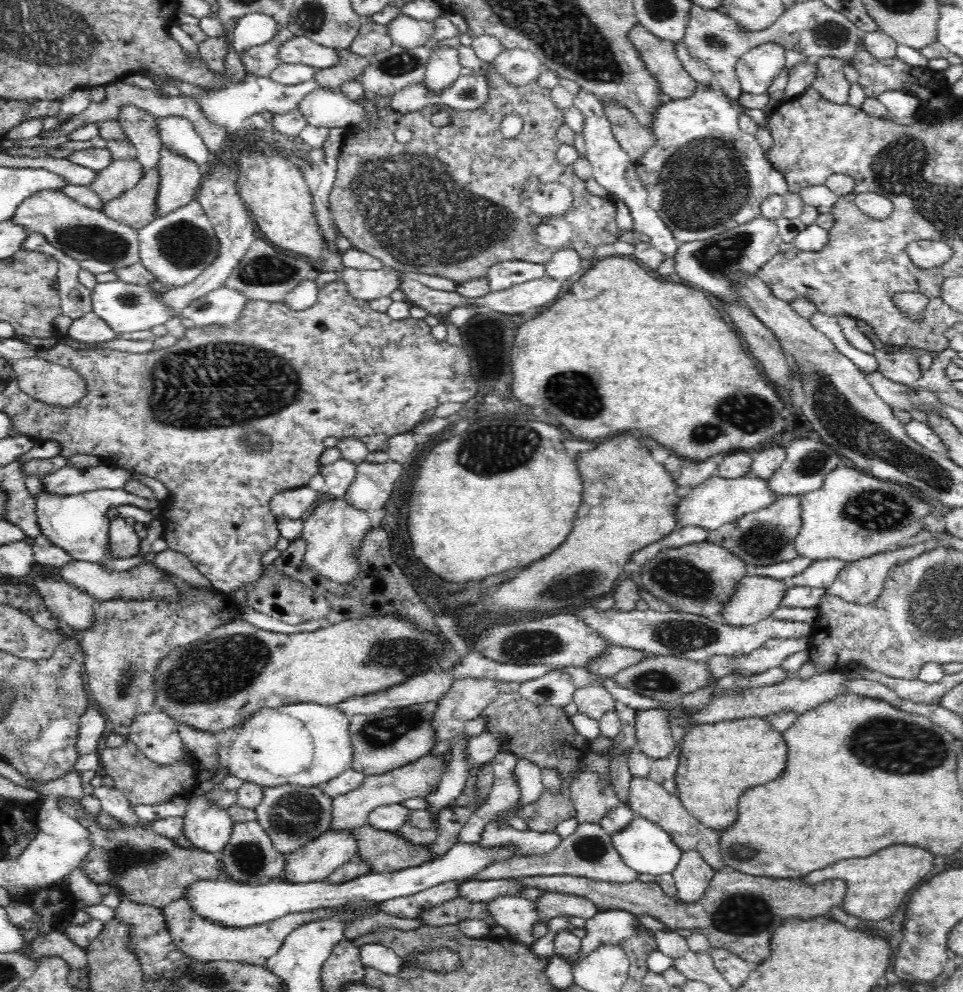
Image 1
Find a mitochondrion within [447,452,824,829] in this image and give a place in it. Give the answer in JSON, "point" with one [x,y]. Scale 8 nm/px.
{"point":[677,576]}

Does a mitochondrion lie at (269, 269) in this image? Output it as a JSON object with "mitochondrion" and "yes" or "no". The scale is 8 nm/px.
{"mitochondrion":"yes"}

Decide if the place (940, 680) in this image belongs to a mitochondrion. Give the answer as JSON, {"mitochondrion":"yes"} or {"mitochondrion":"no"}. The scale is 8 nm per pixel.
{"mitochondrion":"no"}

